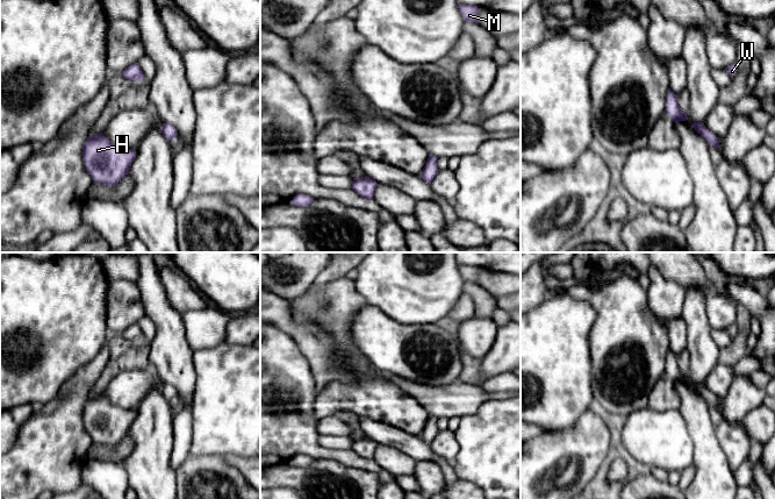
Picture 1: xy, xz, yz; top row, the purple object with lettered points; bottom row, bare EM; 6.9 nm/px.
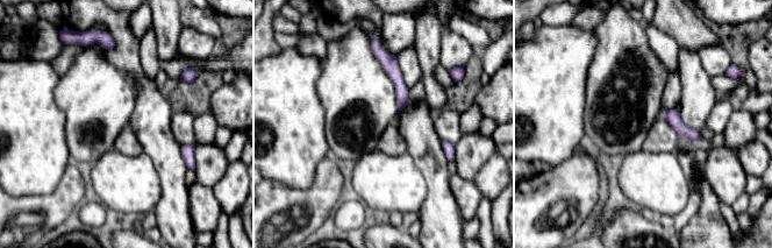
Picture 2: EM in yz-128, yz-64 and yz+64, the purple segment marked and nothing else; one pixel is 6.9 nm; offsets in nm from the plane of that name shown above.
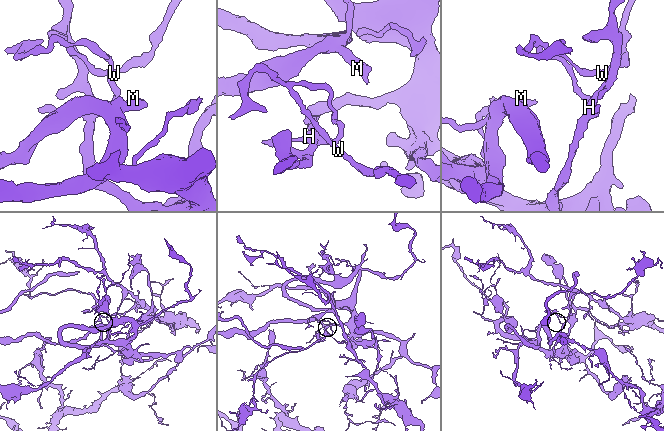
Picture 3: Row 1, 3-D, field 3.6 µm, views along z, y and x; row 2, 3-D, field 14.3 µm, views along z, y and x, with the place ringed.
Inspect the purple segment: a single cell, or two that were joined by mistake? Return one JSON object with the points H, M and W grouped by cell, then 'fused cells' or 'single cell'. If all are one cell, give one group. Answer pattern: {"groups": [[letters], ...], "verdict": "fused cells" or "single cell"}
{"groups": [["H", "M"], ["W"]], "verdict": "fused cells"}

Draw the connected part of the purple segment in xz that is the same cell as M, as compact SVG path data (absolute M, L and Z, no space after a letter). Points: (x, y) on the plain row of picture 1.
M458 263L458 268L465 281L478 284L478 266L462 265Z

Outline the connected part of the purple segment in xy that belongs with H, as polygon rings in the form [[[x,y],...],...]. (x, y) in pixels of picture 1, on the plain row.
[[[100,393],[87,398],[81,416],[94,443],[114,447],[128,435],[136,419],[136,411],[116,406]]]

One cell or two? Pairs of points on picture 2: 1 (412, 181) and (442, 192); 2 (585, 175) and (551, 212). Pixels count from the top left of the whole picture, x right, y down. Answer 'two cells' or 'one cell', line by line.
1: two cells
2: one cell

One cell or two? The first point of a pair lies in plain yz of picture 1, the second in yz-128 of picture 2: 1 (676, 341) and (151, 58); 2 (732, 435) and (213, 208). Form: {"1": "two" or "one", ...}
{"1": "one", "2": "one"}

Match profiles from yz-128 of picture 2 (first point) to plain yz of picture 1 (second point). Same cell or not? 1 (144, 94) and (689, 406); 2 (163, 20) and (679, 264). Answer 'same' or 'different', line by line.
1: same
2: different

